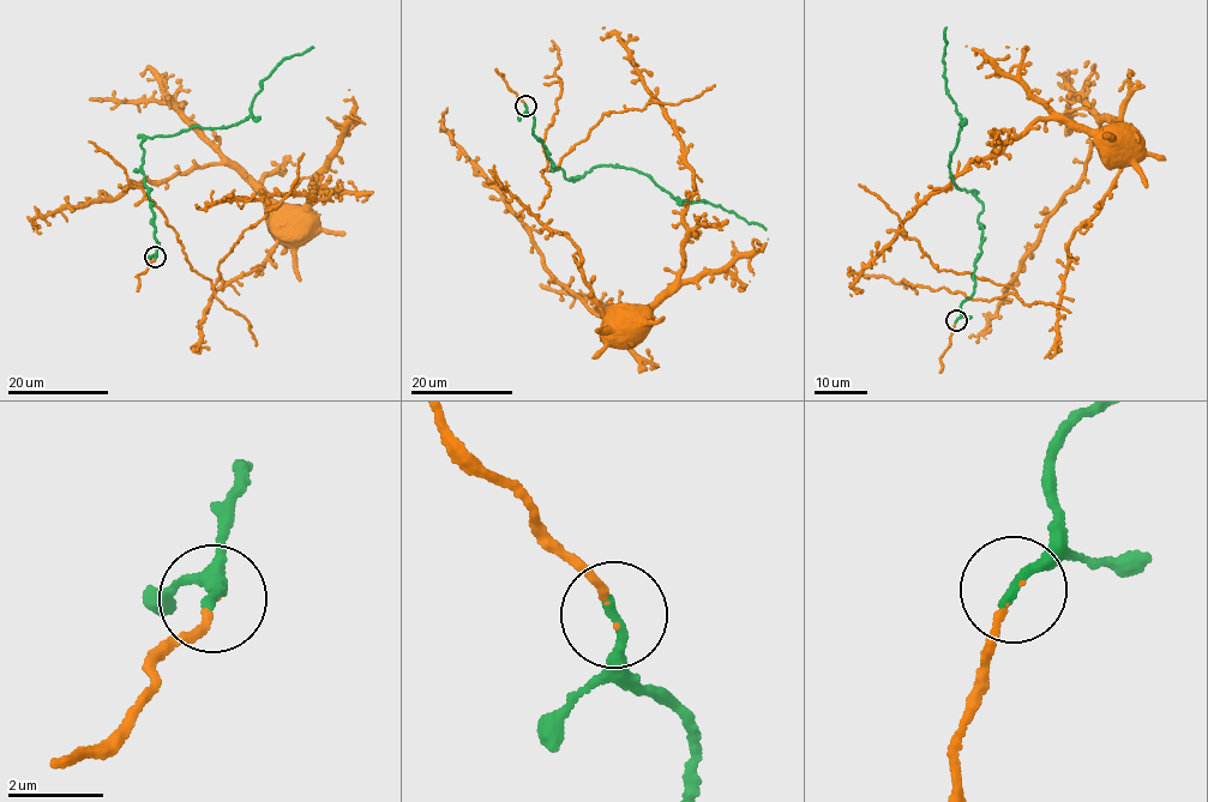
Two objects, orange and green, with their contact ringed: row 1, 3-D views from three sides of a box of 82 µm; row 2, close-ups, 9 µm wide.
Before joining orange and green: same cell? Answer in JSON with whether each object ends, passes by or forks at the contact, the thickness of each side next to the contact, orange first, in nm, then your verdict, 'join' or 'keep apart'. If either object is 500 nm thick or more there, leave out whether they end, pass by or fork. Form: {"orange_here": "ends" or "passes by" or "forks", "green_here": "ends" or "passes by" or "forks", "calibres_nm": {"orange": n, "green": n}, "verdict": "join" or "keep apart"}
{"orange_here": "ends", "green_here": "ends", "calibres_nm": {"orange": 100, "green": 240}, "verdict": "join"}

